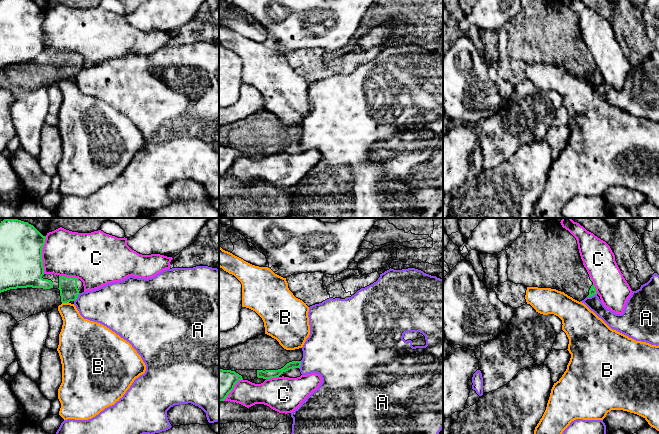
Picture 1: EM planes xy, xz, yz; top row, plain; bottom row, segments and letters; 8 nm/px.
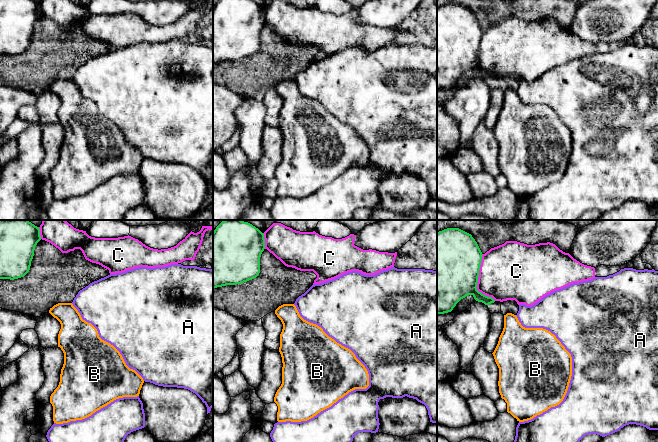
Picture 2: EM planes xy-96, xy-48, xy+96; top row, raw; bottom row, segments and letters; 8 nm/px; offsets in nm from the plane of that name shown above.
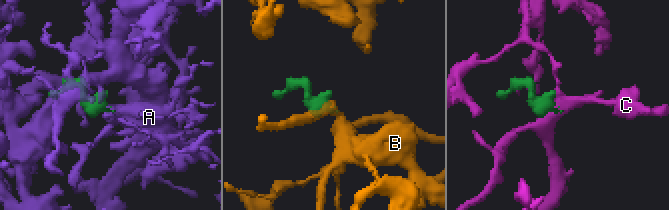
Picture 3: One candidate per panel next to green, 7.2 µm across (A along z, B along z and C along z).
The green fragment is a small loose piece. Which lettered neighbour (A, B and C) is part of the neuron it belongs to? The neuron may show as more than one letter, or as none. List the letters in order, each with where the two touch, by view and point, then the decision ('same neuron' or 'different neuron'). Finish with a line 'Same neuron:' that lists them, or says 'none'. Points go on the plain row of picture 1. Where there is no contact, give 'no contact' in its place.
A: yz (591, 71) | different neuron
B: xy (65, 78) | different neuron
C: xy (41, 31) | different neuron
Same neuron: none

